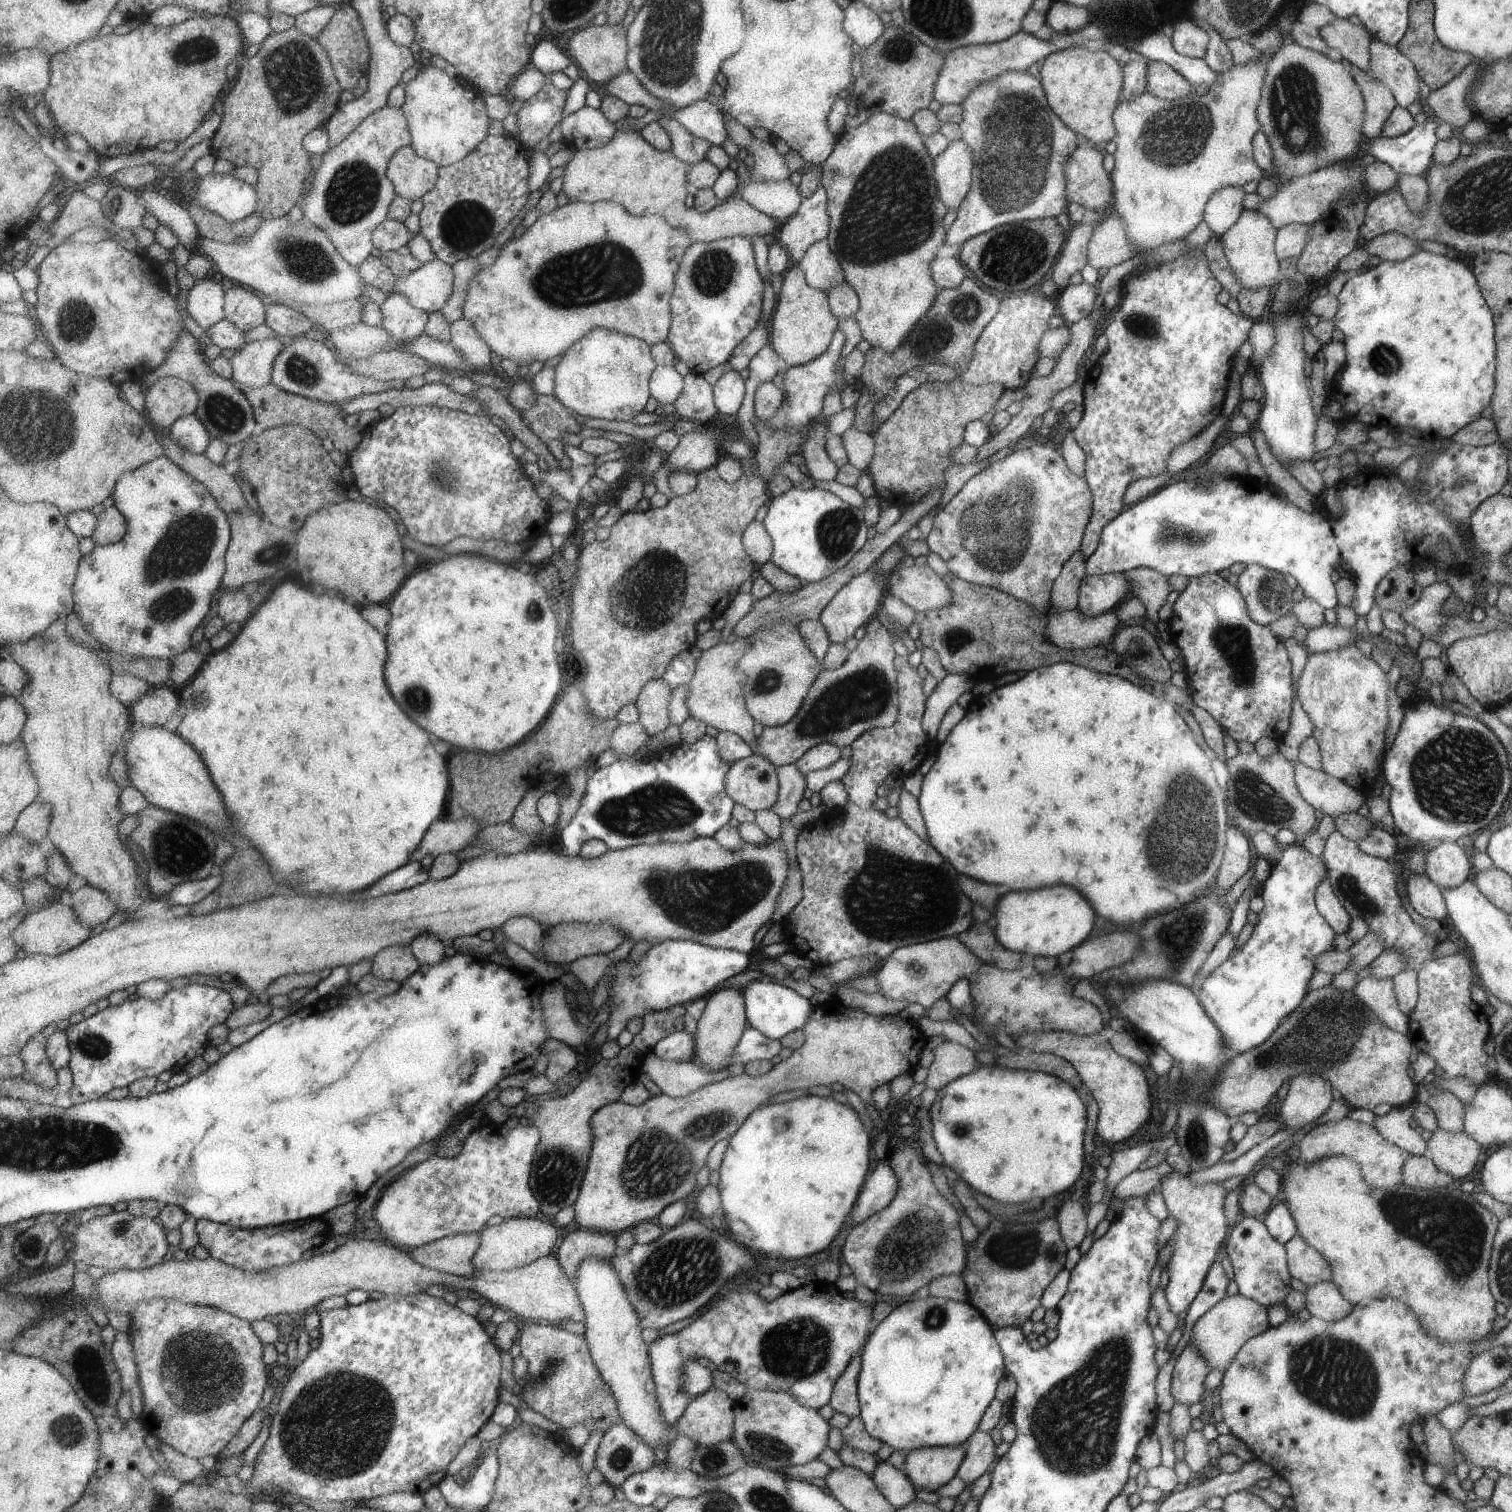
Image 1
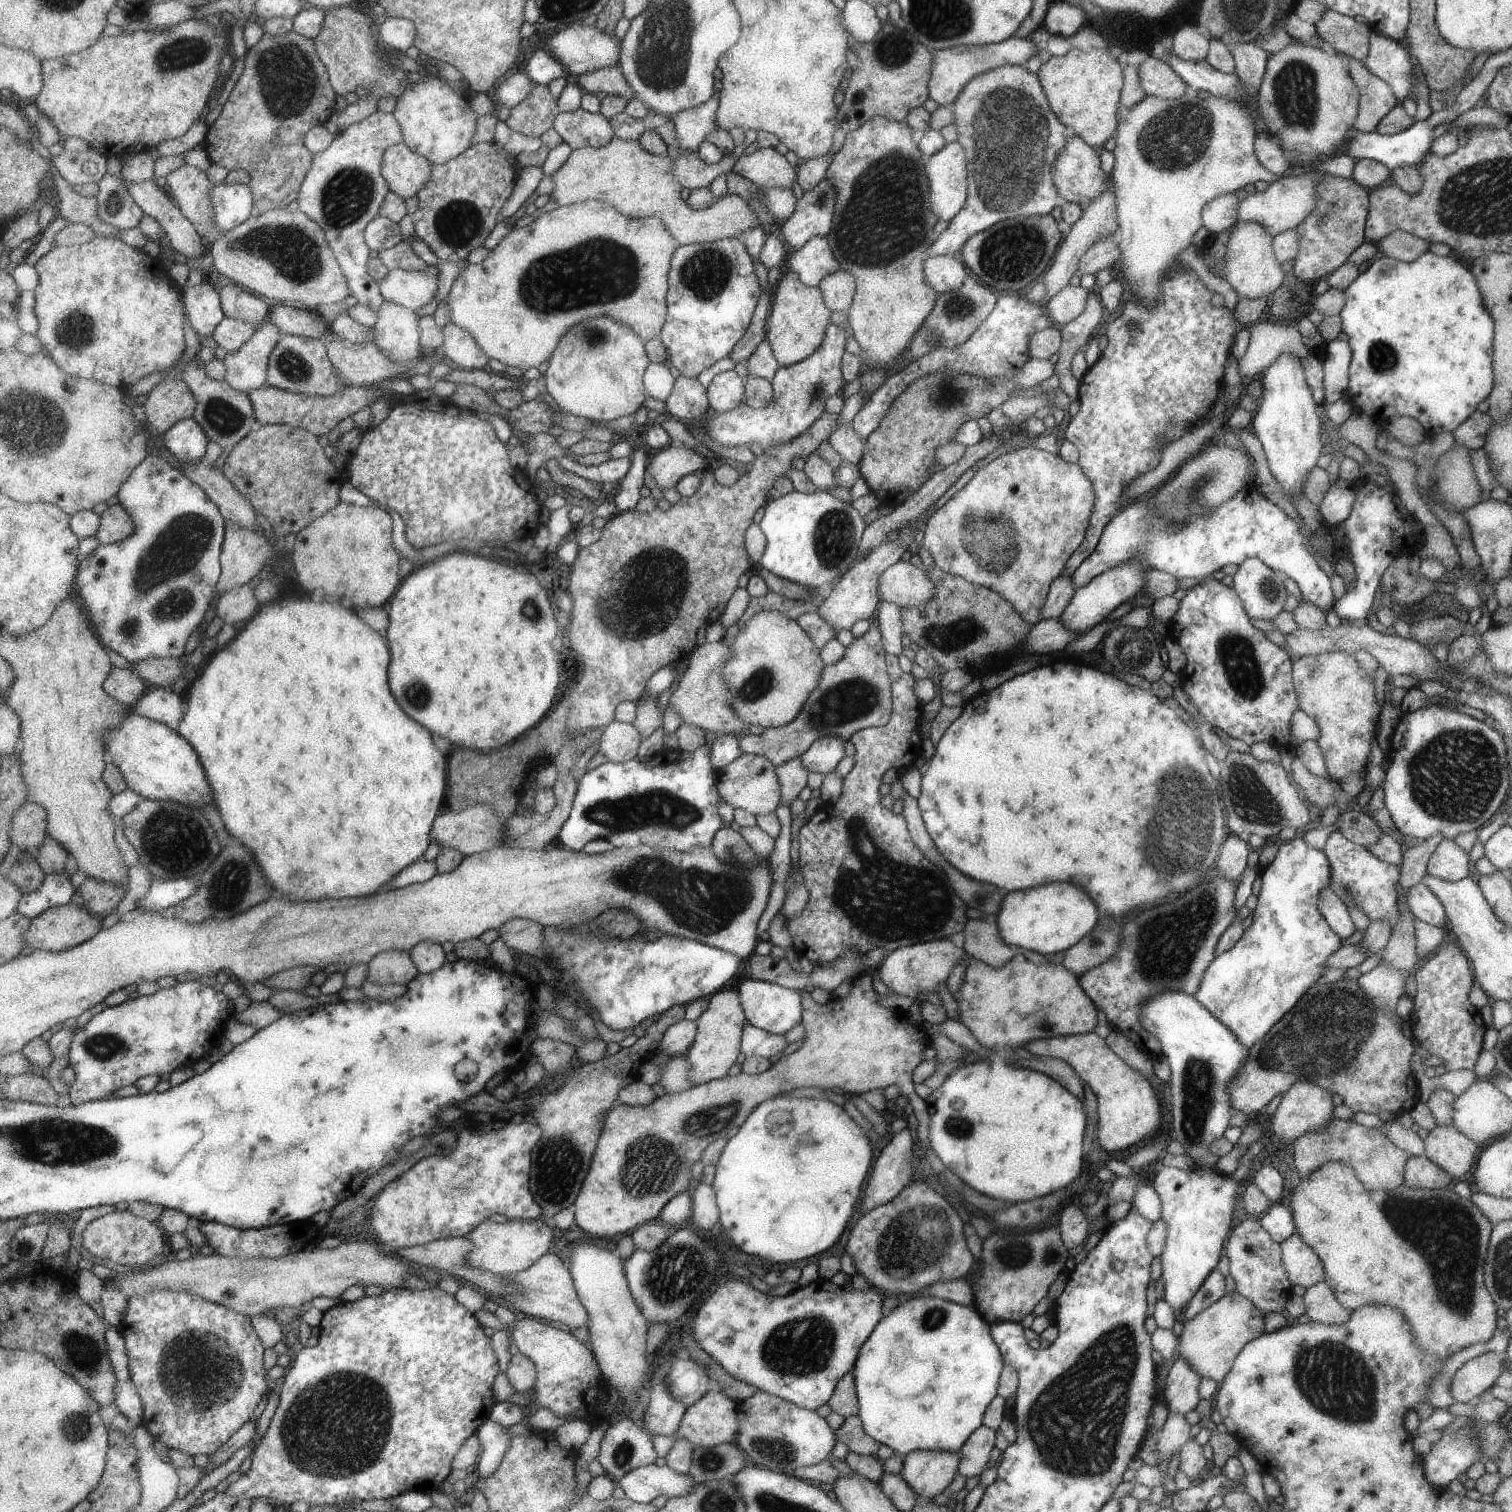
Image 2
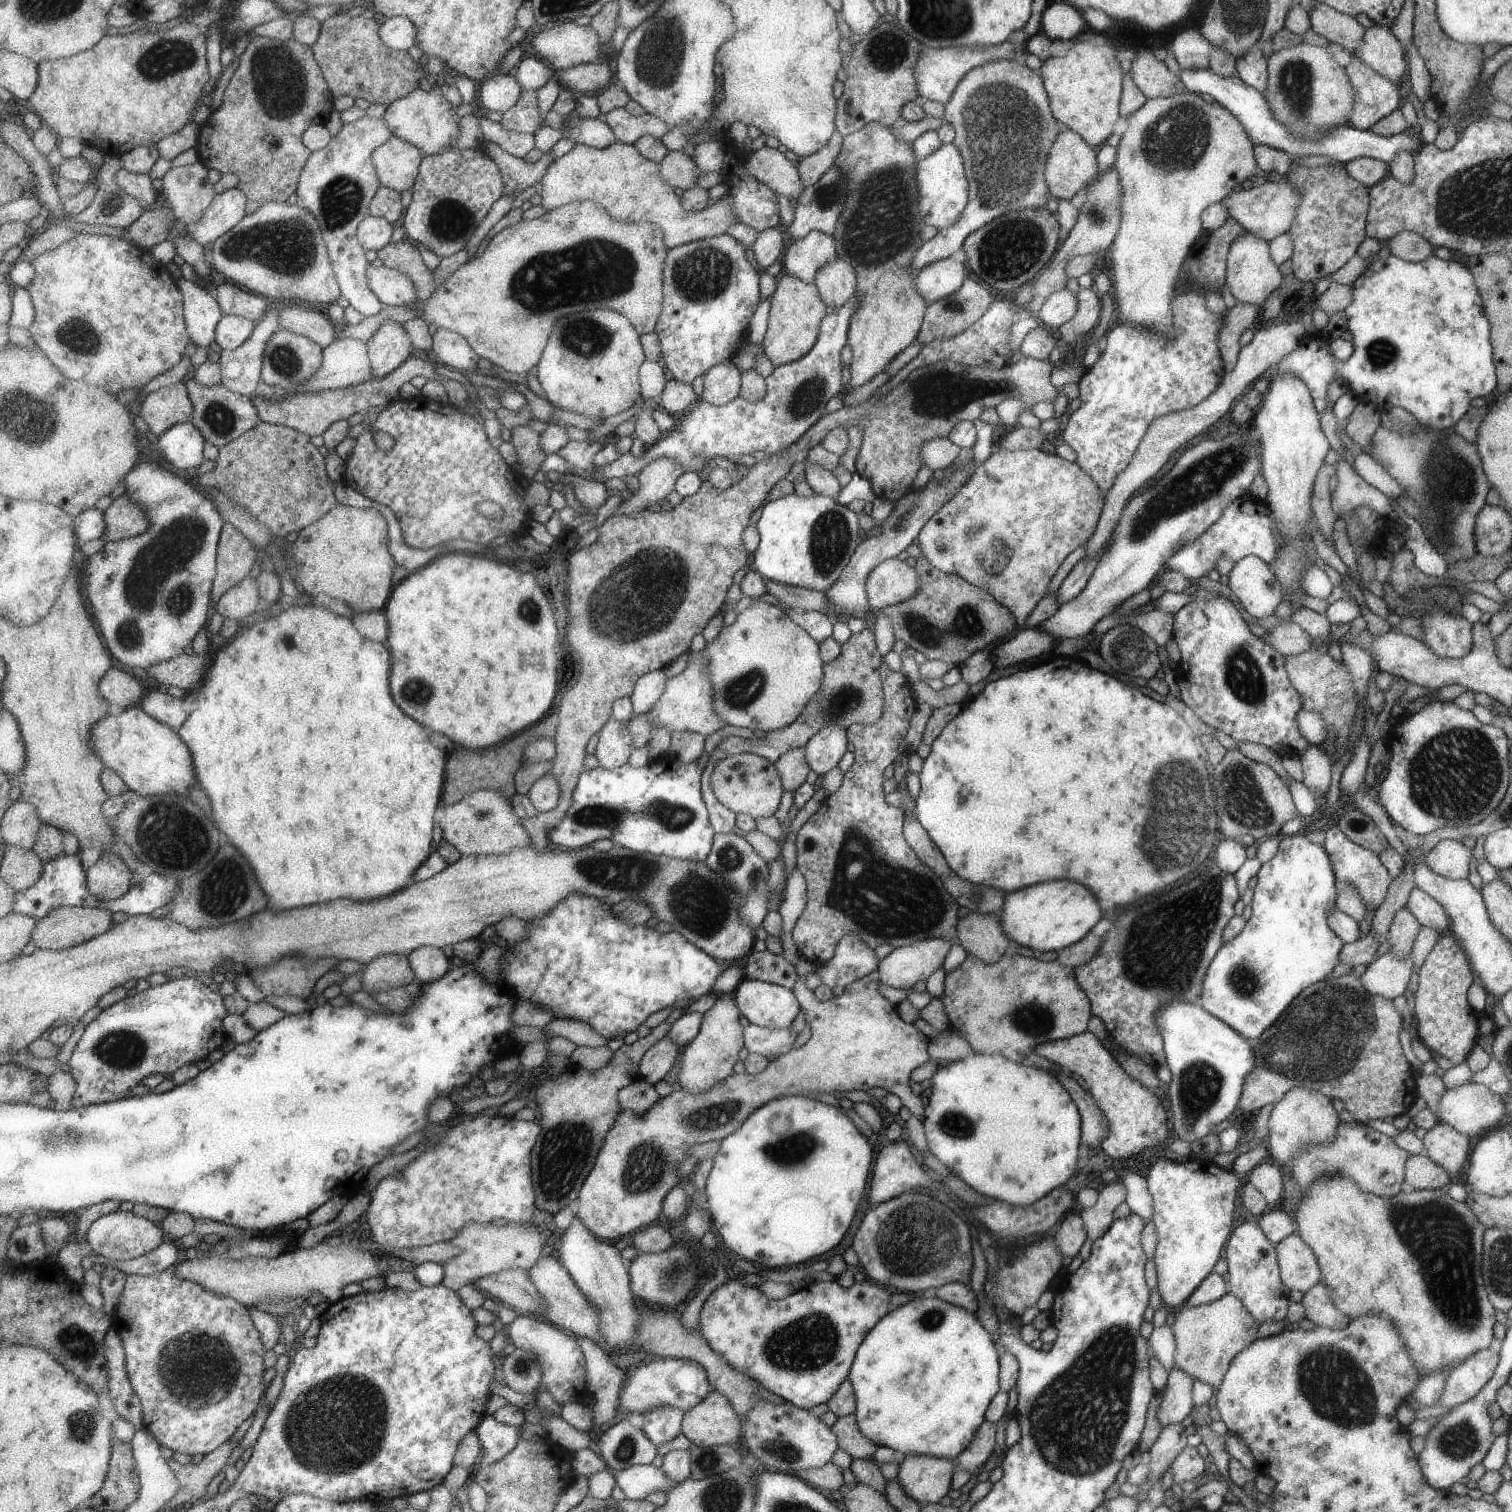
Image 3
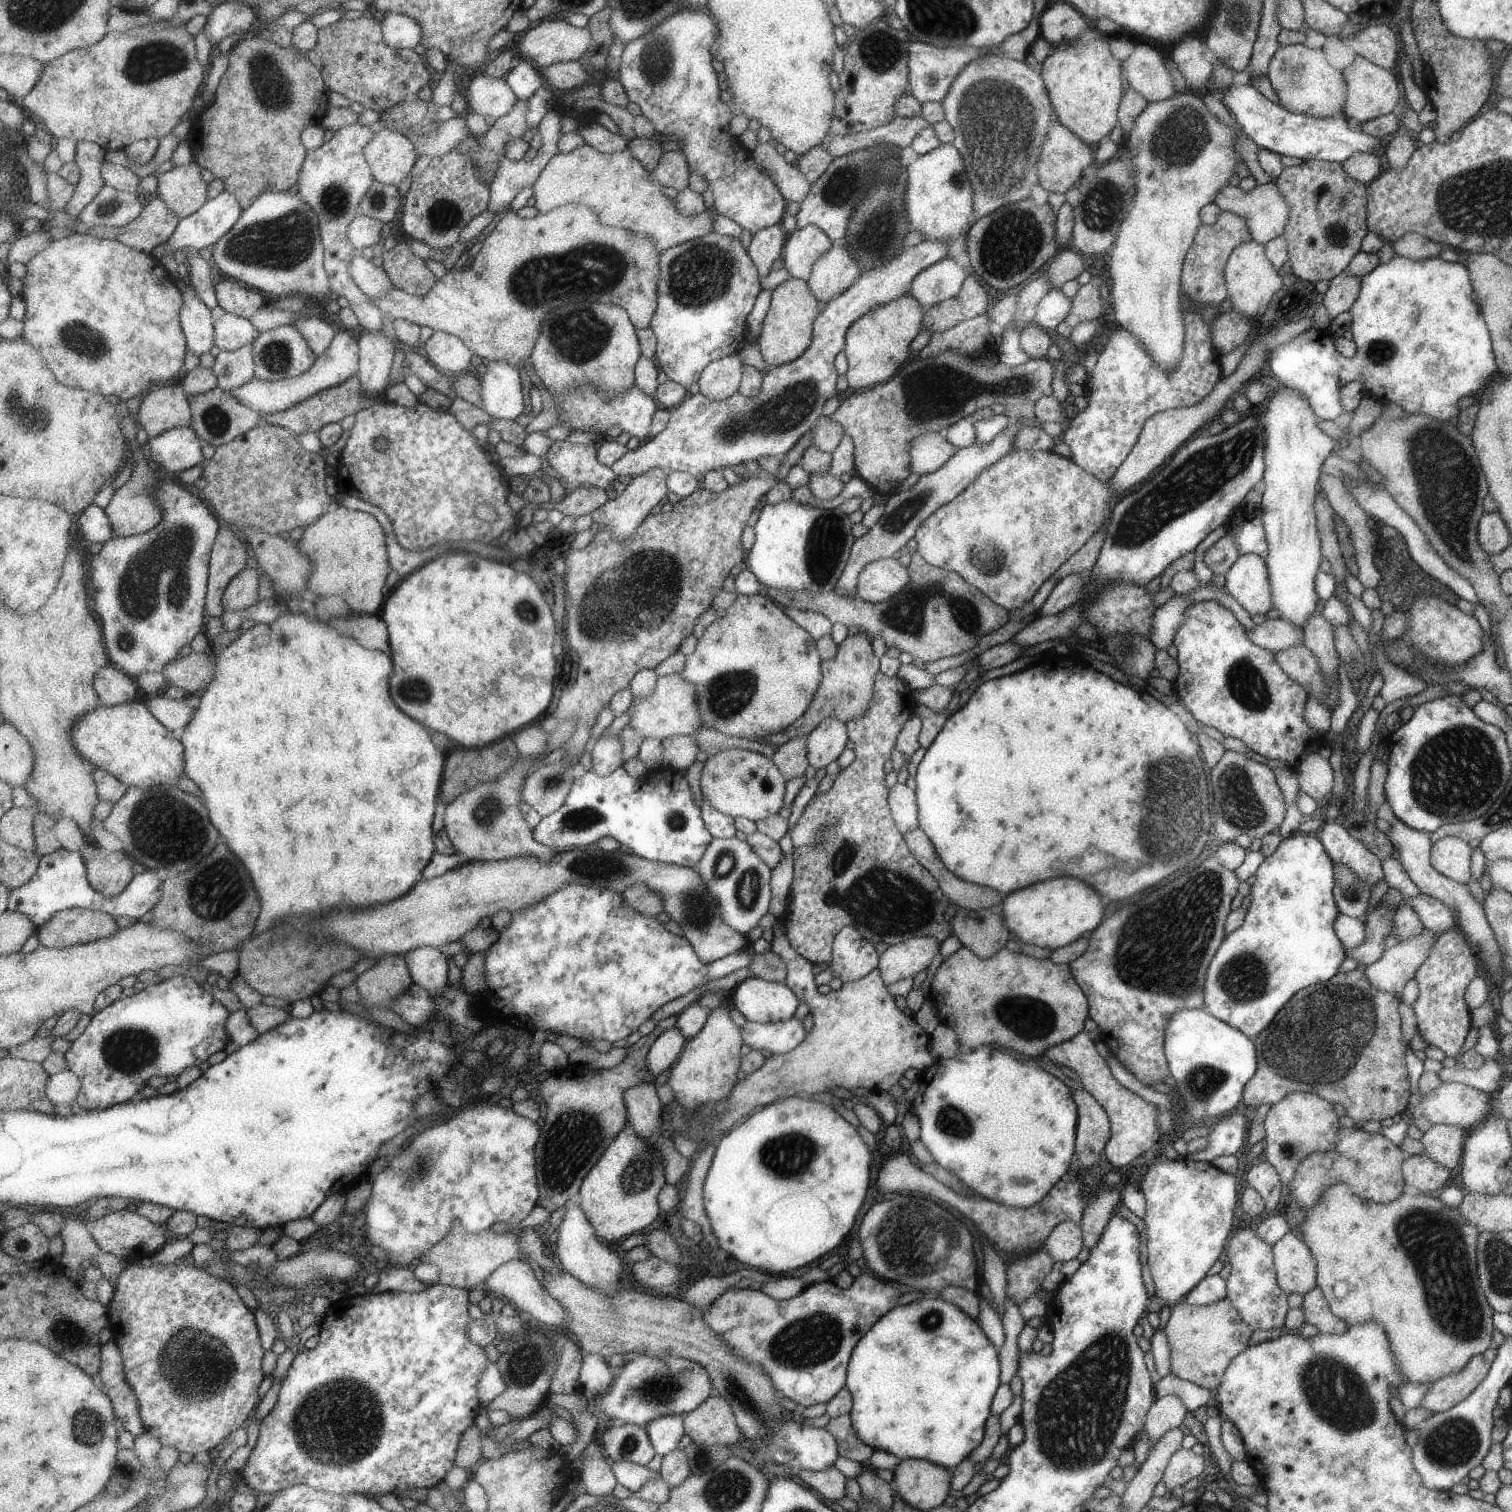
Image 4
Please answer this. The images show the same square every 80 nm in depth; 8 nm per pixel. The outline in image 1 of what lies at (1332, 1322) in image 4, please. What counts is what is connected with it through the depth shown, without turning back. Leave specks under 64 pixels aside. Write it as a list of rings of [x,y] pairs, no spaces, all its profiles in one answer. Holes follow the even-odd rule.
[[[1319,1281],[1304,1292],[1304,1308],[1311,1317],[1335,1322],[1350,1314],[1353,1305],[1345,1300],[1338,1286],[1329,1281]]]

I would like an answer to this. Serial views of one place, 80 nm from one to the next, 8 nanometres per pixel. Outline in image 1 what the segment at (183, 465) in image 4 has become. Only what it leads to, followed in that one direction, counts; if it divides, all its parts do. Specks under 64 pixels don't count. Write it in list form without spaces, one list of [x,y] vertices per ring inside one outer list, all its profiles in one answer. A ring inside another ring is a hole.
[[[196,412],[184,417],[179,417],[170,426],[171,435],[181,446],[187,447],[194,453],[205,453],[212,436],[210,430],[203,424]]]

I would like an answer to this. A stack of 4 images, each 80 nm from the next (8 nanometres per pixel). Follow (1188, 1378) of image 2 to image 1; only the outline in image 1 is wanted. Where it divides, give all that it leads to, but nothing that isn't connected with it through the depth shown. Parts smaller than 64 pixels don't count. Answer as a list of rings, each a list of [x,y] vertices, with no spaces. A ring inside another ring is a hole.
[[[1188,1341],[1176,1358],[1171,1373],[1170,1393],[1174,1402],[1191,1405],[1199,1401],[1209,1369],[1204,1356]]]

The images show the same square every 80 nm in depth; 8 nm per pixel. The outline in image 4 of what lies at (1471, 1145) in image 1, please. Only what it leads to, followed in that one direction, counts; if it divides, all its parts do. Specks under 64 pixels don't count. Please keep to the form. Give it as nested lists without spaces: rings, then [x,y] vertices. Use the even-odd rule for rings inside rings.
[[[1431,1125],[1419,1140],[1423,1154],[1450,1170],[1462,1158],[1463,1131],[1453,1125]]]

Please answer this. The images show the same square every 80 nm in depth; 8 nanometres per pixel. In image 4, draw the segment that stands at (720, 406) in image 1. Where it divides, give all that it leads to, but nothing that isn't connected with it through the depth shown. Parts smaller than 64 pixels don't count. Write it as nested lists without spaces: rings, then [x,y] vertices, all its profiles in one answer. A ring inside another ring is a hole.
[[[736,353],[707,364],[697,380],[699,393],[712,401],[722,401],[738,392],[743,365]]]

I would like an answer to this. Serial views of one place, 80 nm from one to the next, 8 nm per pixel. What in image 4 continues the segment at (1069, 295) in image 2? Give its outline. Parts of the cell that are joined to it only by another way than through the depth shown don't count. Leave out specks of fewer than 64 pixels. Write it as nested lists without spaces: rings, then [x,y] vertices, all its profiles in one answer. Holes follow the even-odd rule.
[[[1051,289],[1039,299],[1032,322],[1048,332],[1062,321],[1068,314],[1072,302],[1060,289]]]

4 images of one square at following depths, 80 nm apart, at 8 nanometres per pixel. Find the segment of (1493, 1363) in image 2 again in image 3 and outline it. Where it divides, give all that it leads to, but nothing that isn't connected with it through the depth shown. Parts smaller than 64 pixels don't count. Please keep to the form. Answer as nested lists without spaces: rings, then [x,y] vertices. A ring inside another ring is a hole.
[[[1479,1349],[1450,1370],[1438,1404],[1455,1407],[1475,1395],[1494,1376],[1498,1353],[1494,1349]]]

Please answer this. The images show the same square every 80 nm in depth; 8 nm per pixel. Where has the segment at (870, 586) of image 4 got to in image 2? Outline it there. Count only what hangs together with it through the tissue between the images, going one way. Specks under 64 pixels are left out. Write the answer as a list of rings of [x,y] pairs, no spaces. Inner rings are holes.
[[[900,560],[889,565],[878,578],[879,603],[889,601],[898,604],[900,607],[907,605],[913,608],[919,608],[927,604],[931,599],[934,599],[936,588],[926,572],[927,570],[923,567],[917,568]]]

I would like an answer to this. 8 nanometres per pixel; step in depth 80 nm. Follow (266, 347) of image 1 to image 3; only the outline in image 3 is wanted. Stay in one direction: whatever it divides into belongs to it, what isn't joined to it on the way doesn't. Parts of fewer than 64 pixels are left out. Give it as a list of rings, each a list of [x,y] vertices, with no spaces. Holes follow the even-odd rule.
[[[292,301],[277,302],[276,306],[267,309],[263,318],[257,322],[257,326],[253,331],[253,336],[251,336],[245,344],[242,344],[239,348],[233,350],[222,350],[219,360],[222,368],[222,383],[226,387],[229,387],[233,392],[253,396],[259,383],[263,382],[262,366],[264,363],[263,357],[267,341],[279,330],[279,328],[281,328],[280,320],[278,319],[279,311],[283,307],[291,304],[291,302]]]

